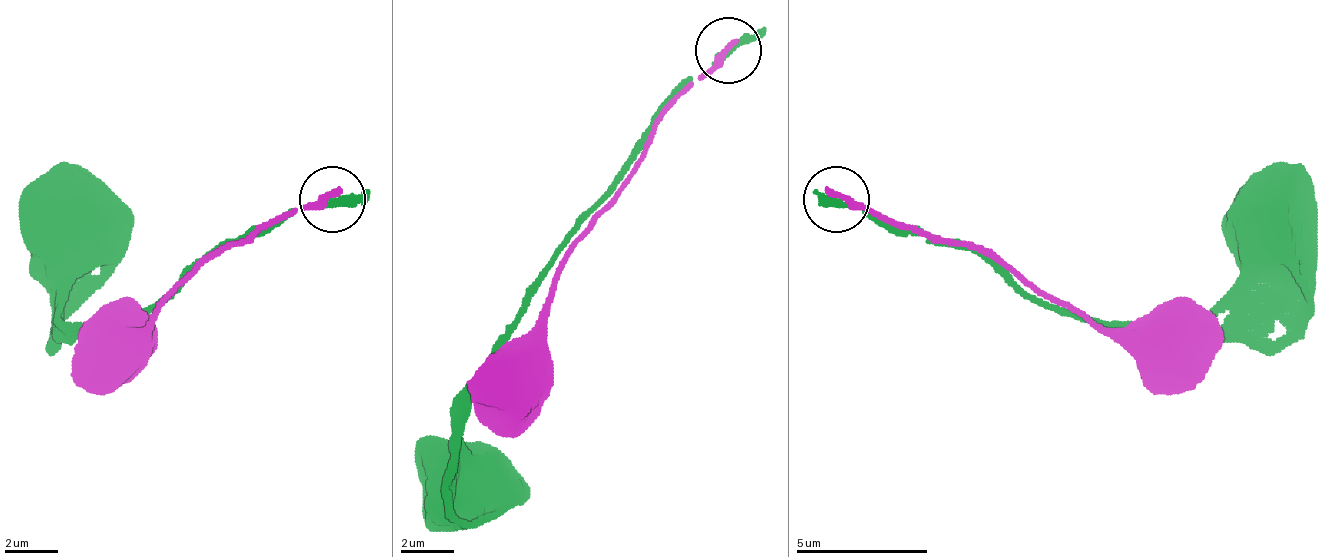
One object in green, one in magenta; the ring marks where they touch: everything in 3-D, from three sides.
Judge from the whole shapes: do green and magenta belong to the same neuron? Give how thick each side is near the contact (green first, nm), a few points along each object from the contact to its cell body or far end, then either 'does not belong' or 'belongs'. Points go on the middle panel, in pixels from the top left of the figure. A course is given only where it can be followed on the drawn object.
340 nm thick on the green side, 280 nm on the other; green runs (726, 51), (660, 111), (614, 191), (574, 230), (461, 403), (461, 443), (488, 469), (474, 489); magenta runs (726, 51), (660, 118), (614, 204), (574, 244), (541, 323), (501, 363), (488, 383), (501, 396), (514, 383); does not belong

